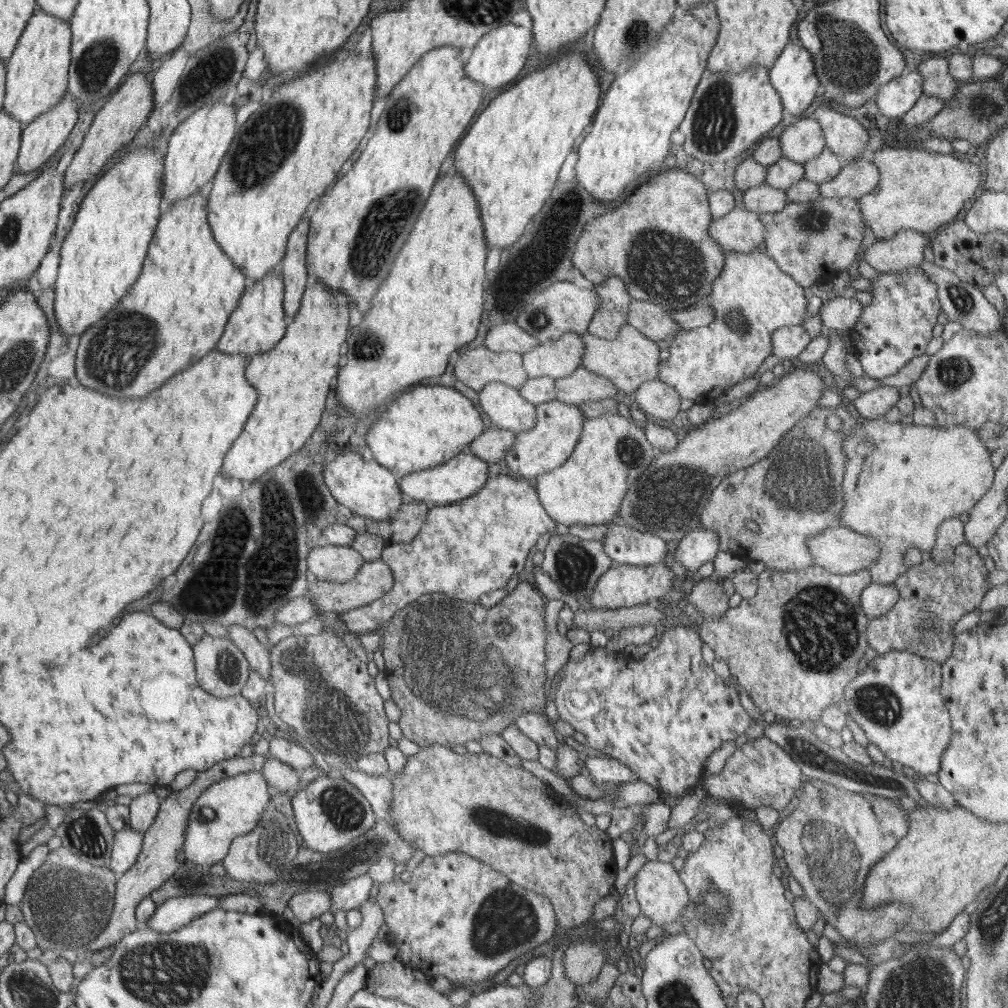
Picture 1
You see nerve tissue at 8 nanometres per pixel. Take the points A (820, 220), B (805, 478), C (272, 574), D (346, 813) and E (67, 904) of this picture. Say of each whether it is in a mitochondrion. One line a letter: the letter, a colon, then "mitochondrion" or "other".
A: mitochondrion
B: mitochondrion
C: mitochondrion
D: mitochondrion
E: mitochondrion

